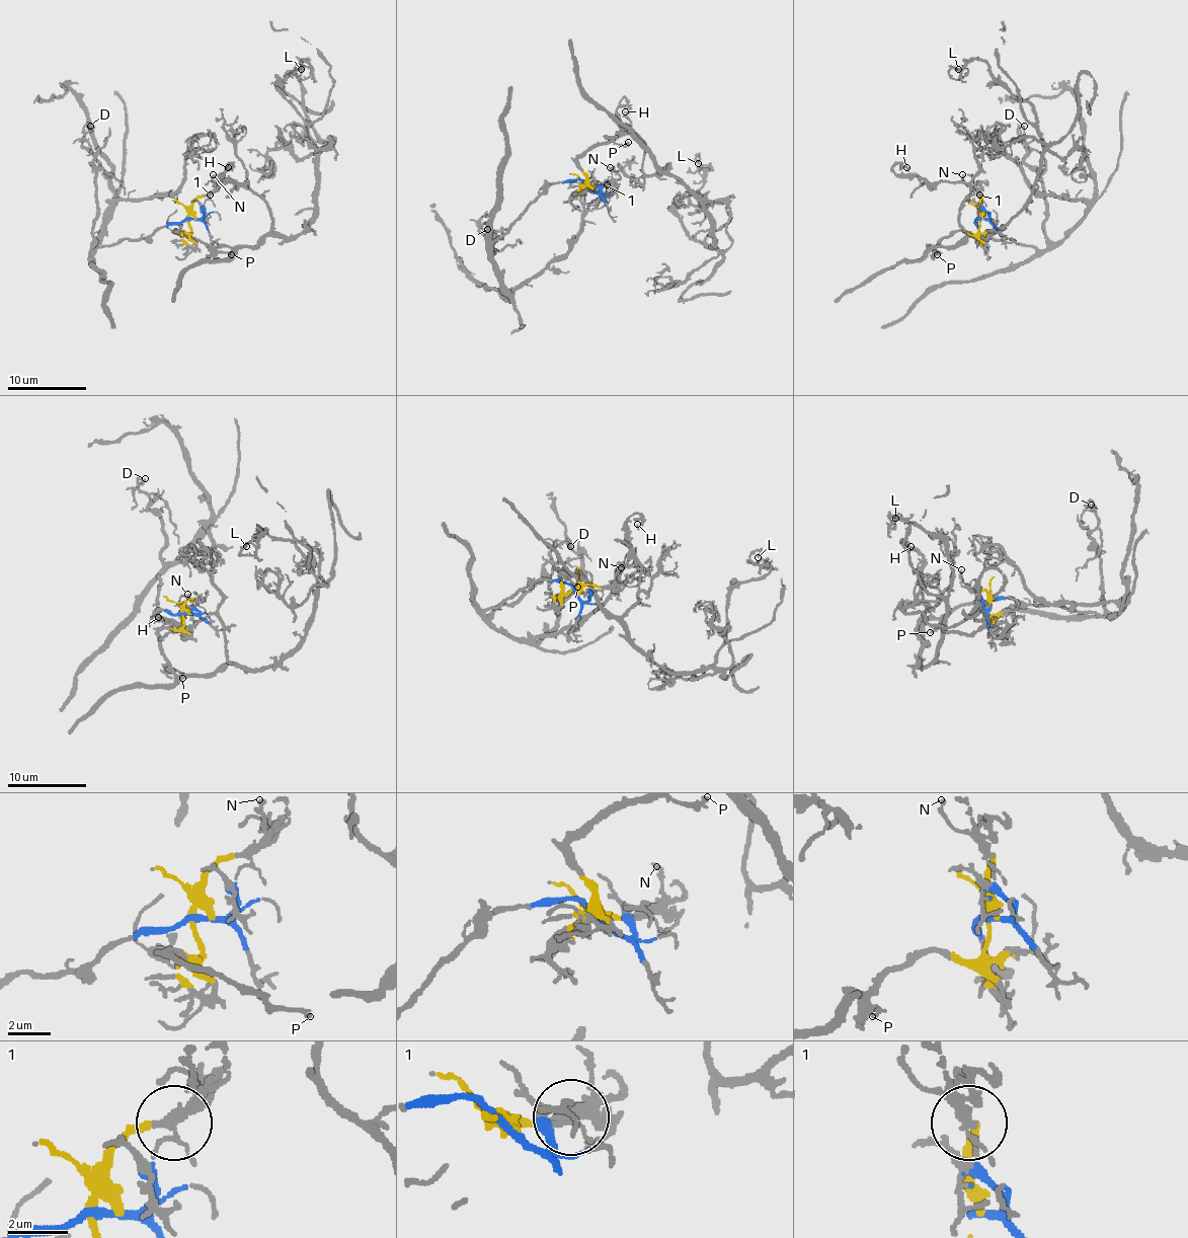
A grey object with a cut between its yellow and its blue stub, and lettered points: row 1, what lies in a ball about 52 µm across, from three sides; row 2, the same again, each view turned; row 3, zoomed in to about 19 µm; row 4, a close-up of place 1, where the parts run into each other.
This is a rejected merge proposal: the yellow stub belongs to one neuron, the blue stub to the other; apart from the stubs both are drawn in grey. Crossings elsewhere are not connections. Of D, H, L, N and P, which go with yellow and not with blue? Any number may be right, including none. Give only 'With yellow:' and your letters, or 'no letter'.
With yellow: H, L, N, P

